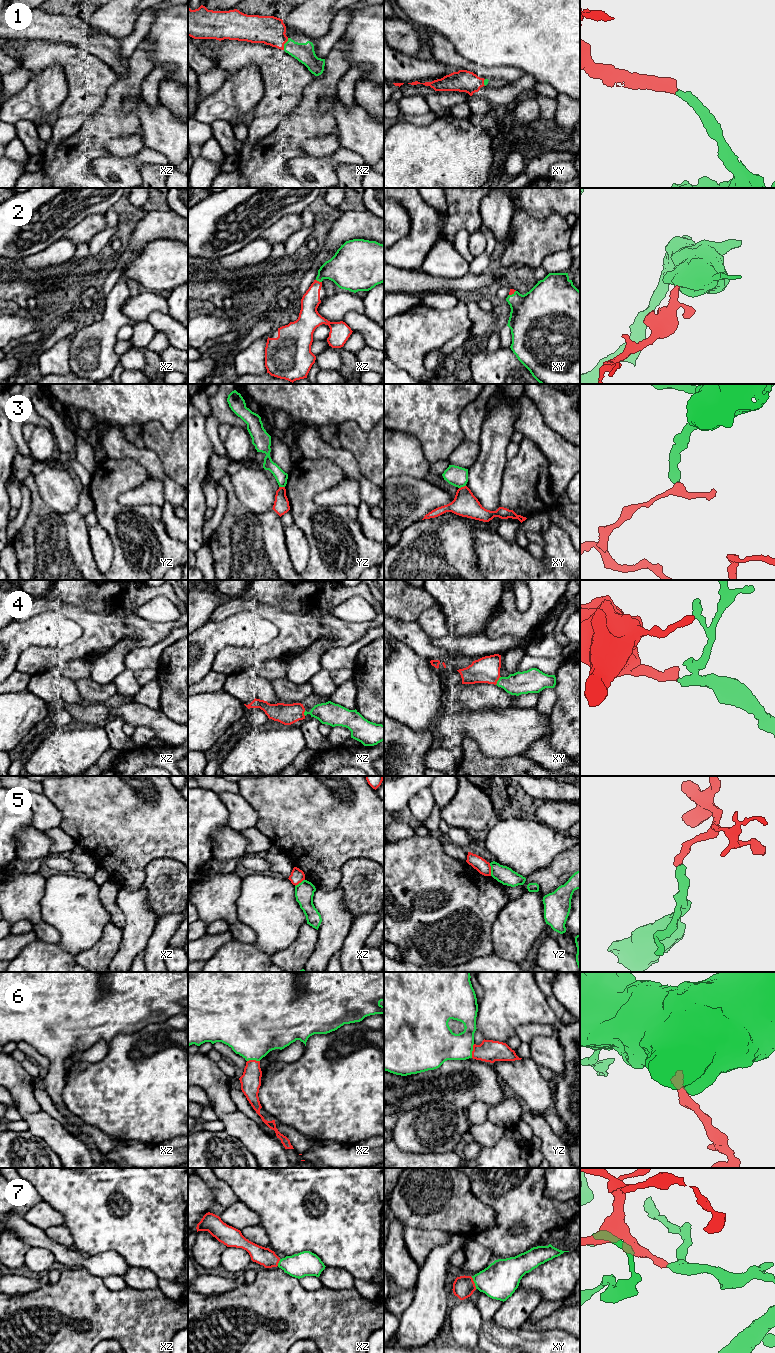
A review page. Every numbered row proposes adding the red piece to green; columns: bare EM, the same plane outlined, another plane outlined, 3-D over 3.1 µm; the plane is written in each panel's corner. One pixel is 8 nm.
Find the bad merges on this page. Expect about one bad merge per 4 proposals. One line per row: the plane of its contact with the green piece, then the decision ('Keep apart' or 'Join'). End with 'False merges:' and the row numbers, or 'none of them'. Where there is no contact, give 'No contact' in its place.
1: Touches green in xz. Join
2: Touches green in xz. Join
3: Touches green in xy. Keep apart
4: Touches green in xy. Join
5: Touches green in yz. Keep apart
6: Touches green in yz. Join
7: Touches green in xy. Join
False merges: 3, 5

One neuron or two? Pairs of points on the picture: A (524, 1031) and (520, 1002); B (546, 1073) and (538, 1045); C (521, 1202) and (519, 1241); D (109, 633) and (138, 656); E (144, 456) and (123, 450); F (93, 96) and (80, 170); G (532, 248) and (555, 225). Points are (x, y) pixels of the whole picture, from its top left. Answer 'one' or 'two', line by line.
A: two
B: two
C: one
D: two
E: one
F: two
G: one

